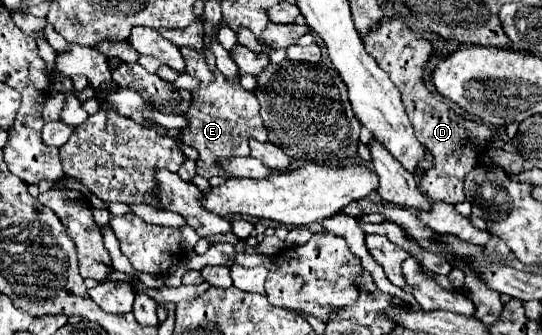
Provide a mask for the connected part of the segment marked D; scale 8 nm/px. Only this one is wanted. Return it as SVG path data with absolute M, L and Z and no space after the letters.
M397 18L385 20L367 38L363 38L363 42L365 42L365 50L377 60L379 68L385 70L391 82L399 88L403 96L405 112L411 120L417 140L435 158L435 168L429 168L425 170L425 174L421 174L421 182L419 182L421 192L429 196L429 200L433 202L447 202L447 204L463 202L465 176L475 168L477 156L487 148L487 142L491 138L491 128L479 122L465 120L463 116L457 116L455 112L449 110L445 102L435 98L435 94L431 94L425 88L423 66L429 60L433 46L425 38L411 32L403 20L397 20Z

